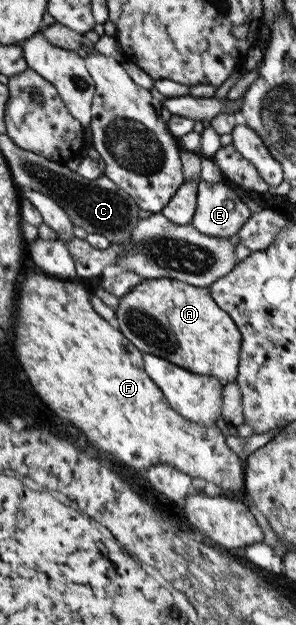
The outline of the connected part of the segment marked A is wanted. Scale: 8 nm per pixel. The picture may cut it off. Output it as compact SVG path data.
M171 278L143 279L128 294L119 298L118 308L114 314L119 331L143 353L156 354L158 358L173 362L191 373L217 378L223 386L236 380L242 342L241 332L232 317L214 302L207 287L192 286Z

